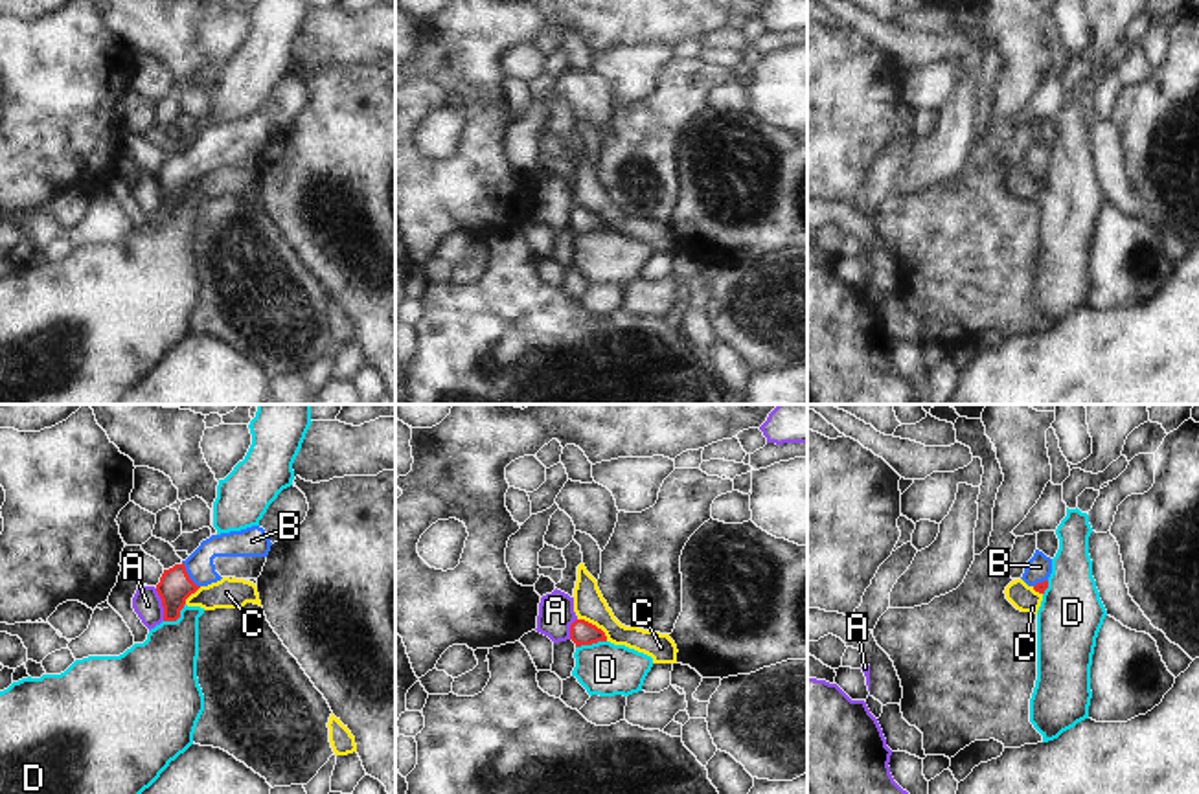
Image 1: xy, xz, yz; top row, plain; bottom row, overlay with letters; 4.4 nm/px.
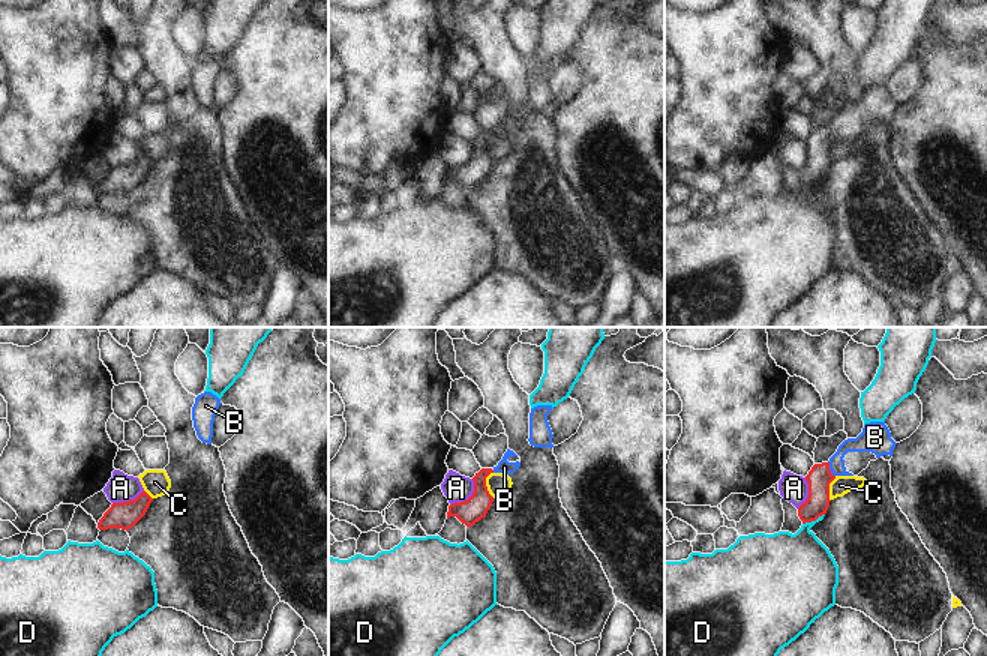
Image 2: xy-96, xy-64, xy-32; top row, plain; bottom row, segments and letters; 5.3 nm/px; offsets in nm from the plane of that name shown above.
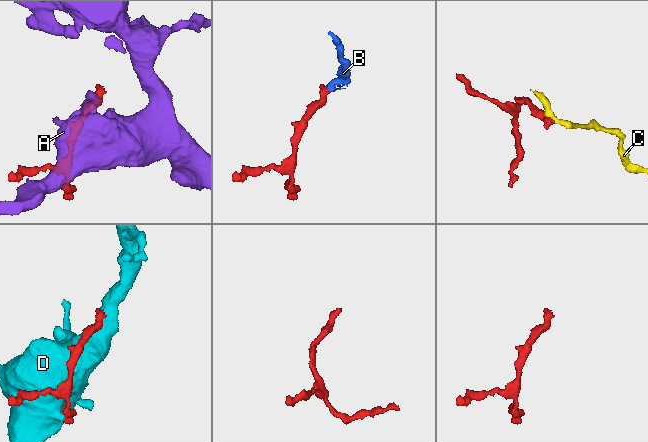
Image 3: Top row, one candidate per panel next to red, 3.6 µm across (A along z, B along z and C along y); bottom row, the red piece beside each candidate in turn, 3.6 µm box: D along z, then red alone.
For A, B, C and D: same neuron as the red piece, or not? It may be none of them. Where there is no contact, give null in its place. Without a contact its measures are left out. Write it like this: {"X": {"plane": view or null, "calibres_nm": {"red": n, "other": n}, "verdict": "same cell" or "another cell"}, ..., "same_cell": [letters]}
{"A": {"plane": "xy", "calibres_nm": {"red": 150, "other": 120}, "verdict": "another cell"}, "B": {"plane": "xy", "calibres_nm": {"red": 150, "other": 120}, "verdict": "same cell"}, "C": {"plane": "xz", "calibres_nm": {"red": 110, "other": 140}, "verdict": "another cell"}, "D": {"plane": "xz", "calibres_nm": {"red": 110, "other": 240}, "verdict": "another cell"}, "same_cell": ["B"]}

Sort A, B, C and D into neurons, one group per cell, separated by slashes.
A / B / C / D

